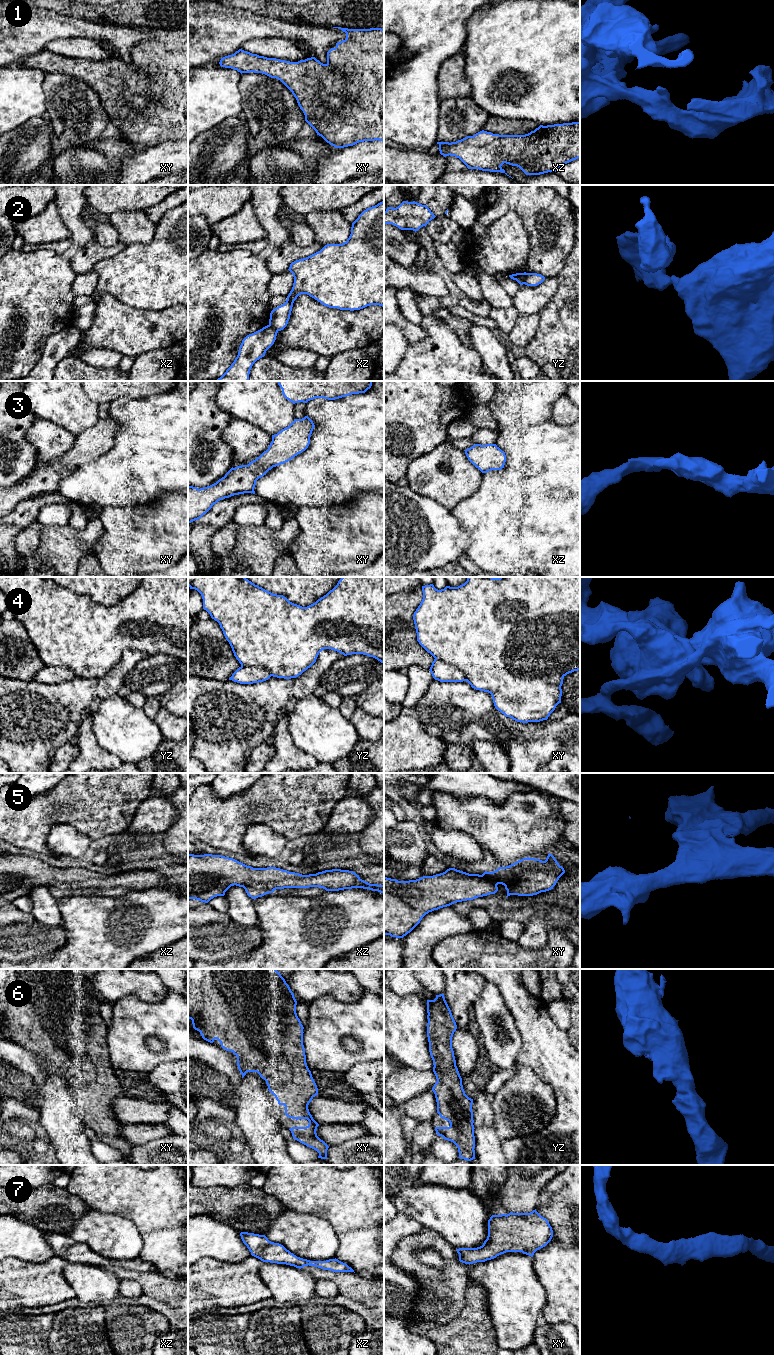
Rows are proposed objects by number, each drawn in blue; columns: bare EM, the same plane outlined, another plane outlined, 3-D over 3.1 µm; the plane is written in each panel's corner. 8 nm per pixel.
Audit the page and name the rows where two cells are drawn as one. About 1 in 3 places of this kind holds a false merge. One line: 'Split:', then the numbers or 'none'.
Split: 2

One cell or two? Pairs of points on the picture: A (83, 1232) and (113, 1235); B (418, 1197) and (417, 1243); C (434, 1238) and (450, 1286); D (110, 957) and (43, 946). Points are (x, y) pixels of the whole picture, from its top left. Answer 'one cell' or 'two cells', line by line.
A: one cell
B: two cells
C: one cell
D: two cells

